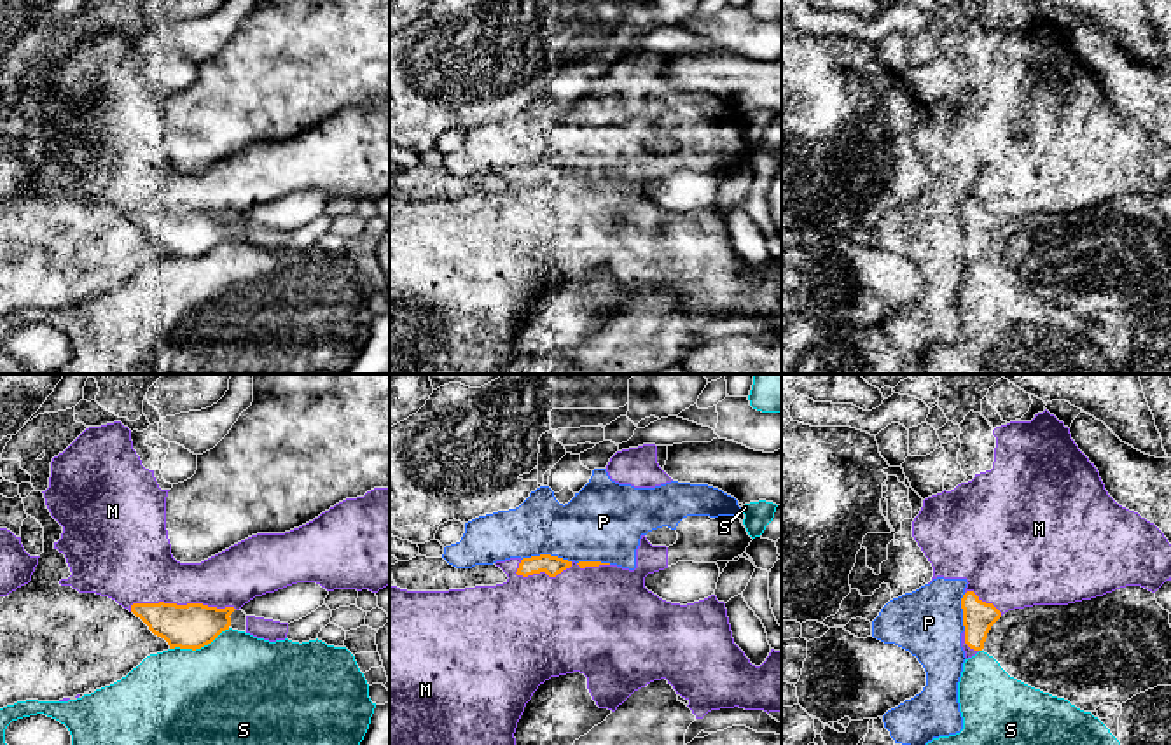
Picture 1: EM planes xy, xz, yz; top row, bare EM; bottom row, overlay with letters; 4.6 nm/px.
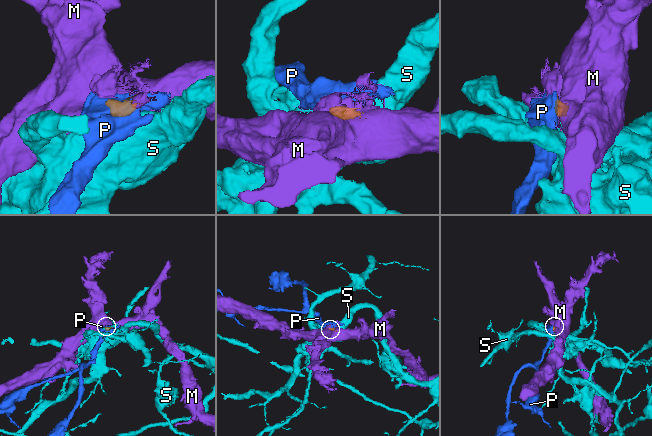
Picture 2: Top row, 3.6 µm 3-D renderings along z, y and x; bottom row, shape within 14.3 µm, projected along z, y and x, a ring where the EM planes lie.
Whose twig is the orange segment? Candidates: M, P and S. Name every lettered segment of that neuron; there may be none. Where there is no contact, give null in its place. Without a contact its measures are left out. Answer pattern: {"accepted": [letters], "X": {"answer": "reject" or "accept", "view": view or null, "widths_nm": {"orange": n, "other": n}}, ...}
{"accepted": ["M"], "M": {"answer": "accept", "view": "xy", "widths_nm": {"orange": 200, "other": 300}}, "P": {"answer": "reject", "view": "xz", "widths_nm": {"orange": 90, "other": 320}}, "S": {"answer": "reject", "view": "xy", "widths_nm": {"orange": 200, "other": 480}}}

